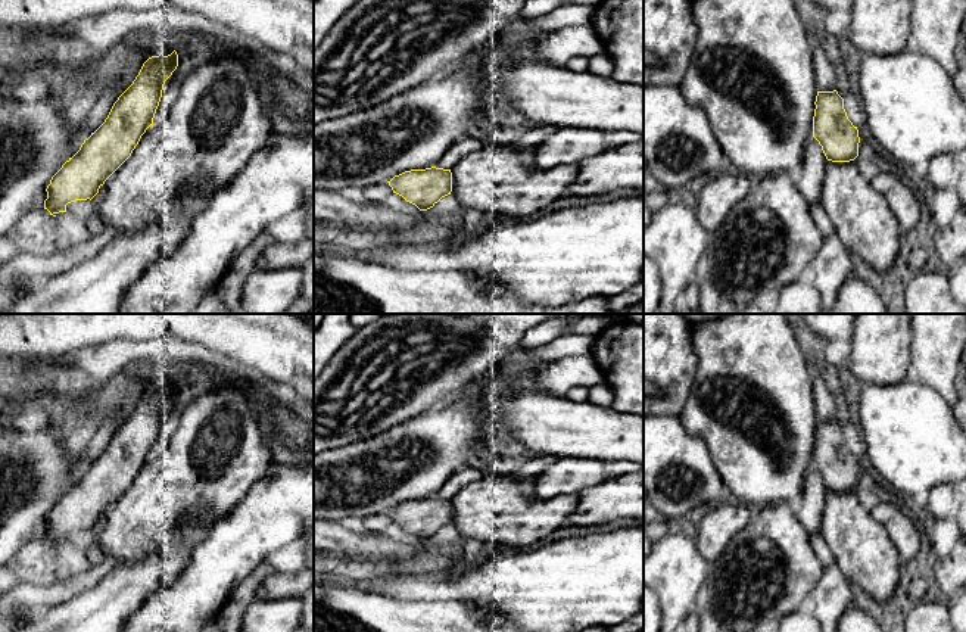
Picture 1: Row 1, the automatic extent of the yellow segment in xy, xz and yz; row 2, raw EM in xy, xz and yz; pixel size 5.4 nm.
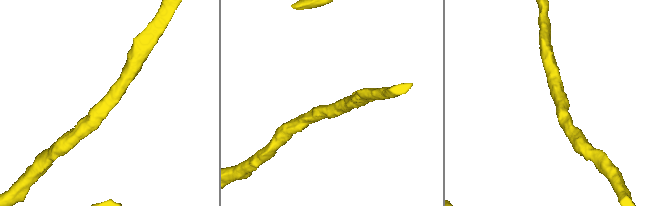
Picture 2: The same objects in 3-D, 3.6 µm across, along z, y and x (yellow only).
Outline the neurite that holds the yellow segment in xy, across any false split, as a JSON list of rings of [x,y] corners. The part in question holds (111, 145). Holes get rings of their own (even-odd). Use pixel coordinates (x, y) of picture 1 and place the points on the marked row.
[[[175,50],[168,56],[162,53],[152,56],[143,63],[133,84],[113,103],[105,122],[84,140],[80,150],[52,177],[44,200],[44,209],[50,215],[66,212],[66,205],[71,202],[91,200],[105,184],[106,197],[99,206],[99,215],[106,230],[115,228],[118,236],[137,234],[153,221],[180,214],[187,197],[211,196],[216,189],[227,184],[255,152],[271,143],[269,99],[259,71],[249,60],[227,53],[209,55],[205,65],[188,74],[180,85],[166,119],[155,124],[153,118],[162,97],[163,84],[177,66],[178,55]]]

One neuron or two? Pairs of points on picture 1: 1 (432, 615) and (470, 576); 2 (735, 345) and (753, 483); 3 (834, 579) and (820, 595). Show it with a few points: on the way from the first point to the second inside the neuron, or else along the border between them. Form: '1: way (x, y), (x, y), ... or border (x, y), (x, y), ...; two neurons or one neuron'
1: border (458, 598), (491, 612); two neurons
2: way (762, 385), (795, 433), (795, 453), (787, 463); one neuron
3: way (832, 584), (825, 591); one neuron

